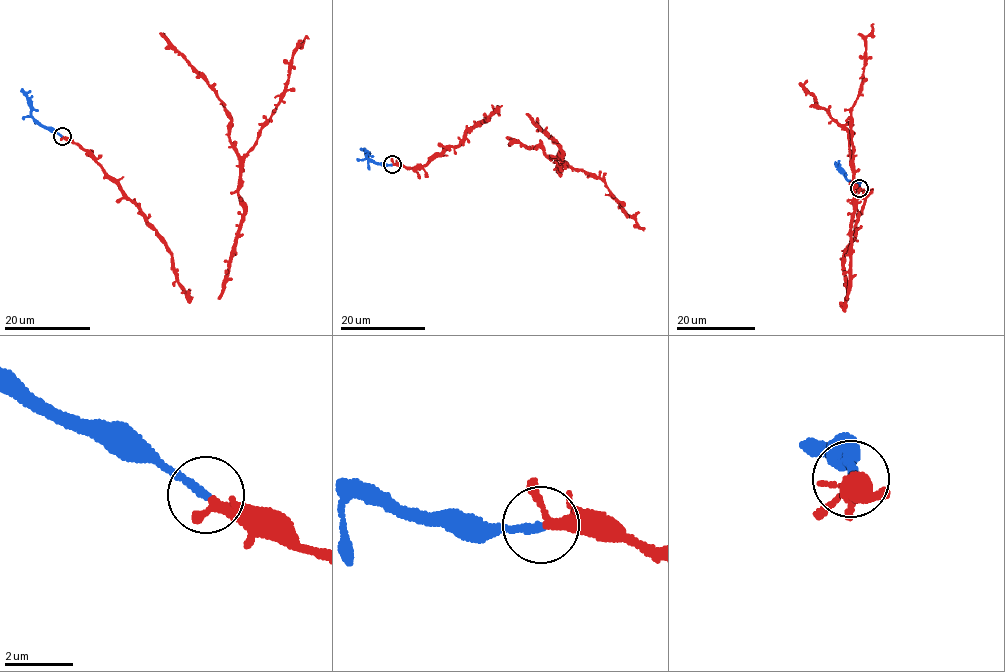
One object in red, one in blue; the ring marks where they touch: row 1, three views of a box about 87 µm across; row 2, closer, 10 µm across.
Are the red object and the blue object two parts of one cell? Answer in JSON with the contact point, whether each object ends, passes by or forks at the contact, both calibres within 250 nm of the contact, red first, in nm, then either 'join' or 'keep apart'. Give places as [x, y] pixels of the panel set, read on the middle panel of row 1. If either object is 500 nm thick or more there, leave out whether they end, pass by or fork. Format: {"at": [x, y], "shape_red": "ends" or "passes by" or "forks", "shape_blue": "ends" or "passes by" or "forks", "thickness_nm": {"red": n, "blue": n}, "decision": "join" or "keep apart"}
{"at": [392, 164], "shape_red": "forks", "shape_blue": "ends", "thickness_nm": {"red": 200, "blue": 260}, "decision": "join"}

